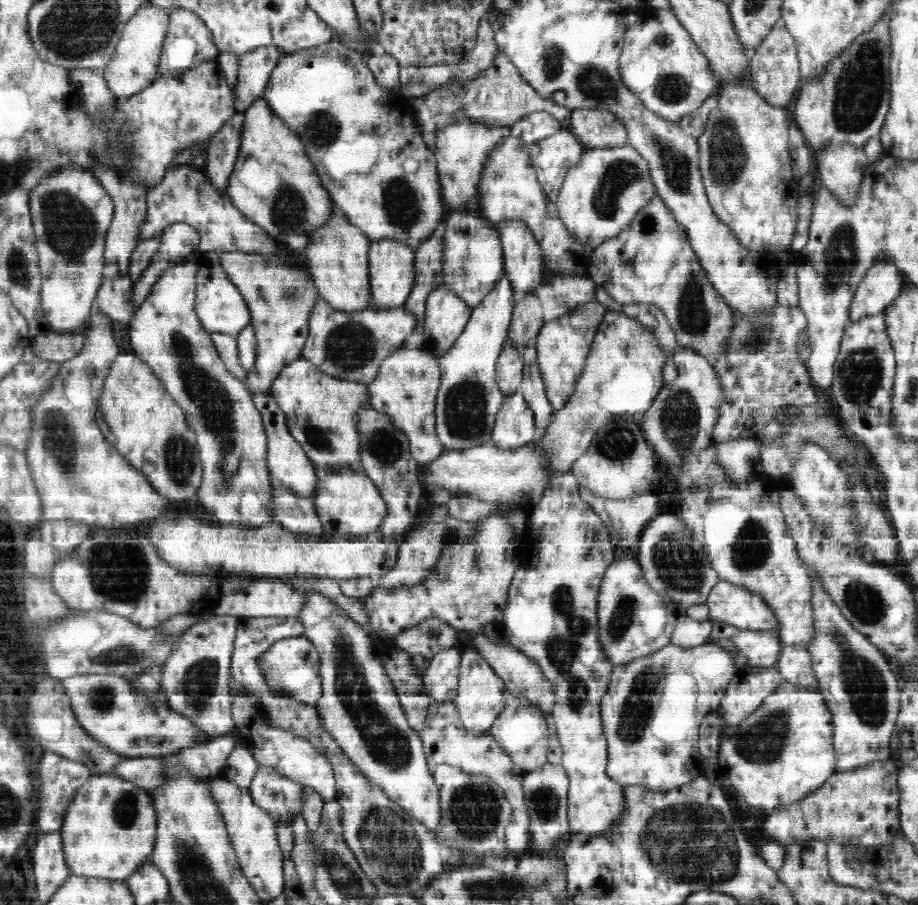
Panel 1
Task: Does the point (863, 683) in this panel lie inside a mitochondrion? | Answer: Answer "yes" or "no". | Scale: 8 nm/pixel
yes

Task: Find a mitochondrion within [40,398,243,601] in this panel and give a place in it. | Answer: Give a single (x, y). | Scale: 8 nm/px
(59, 435)

